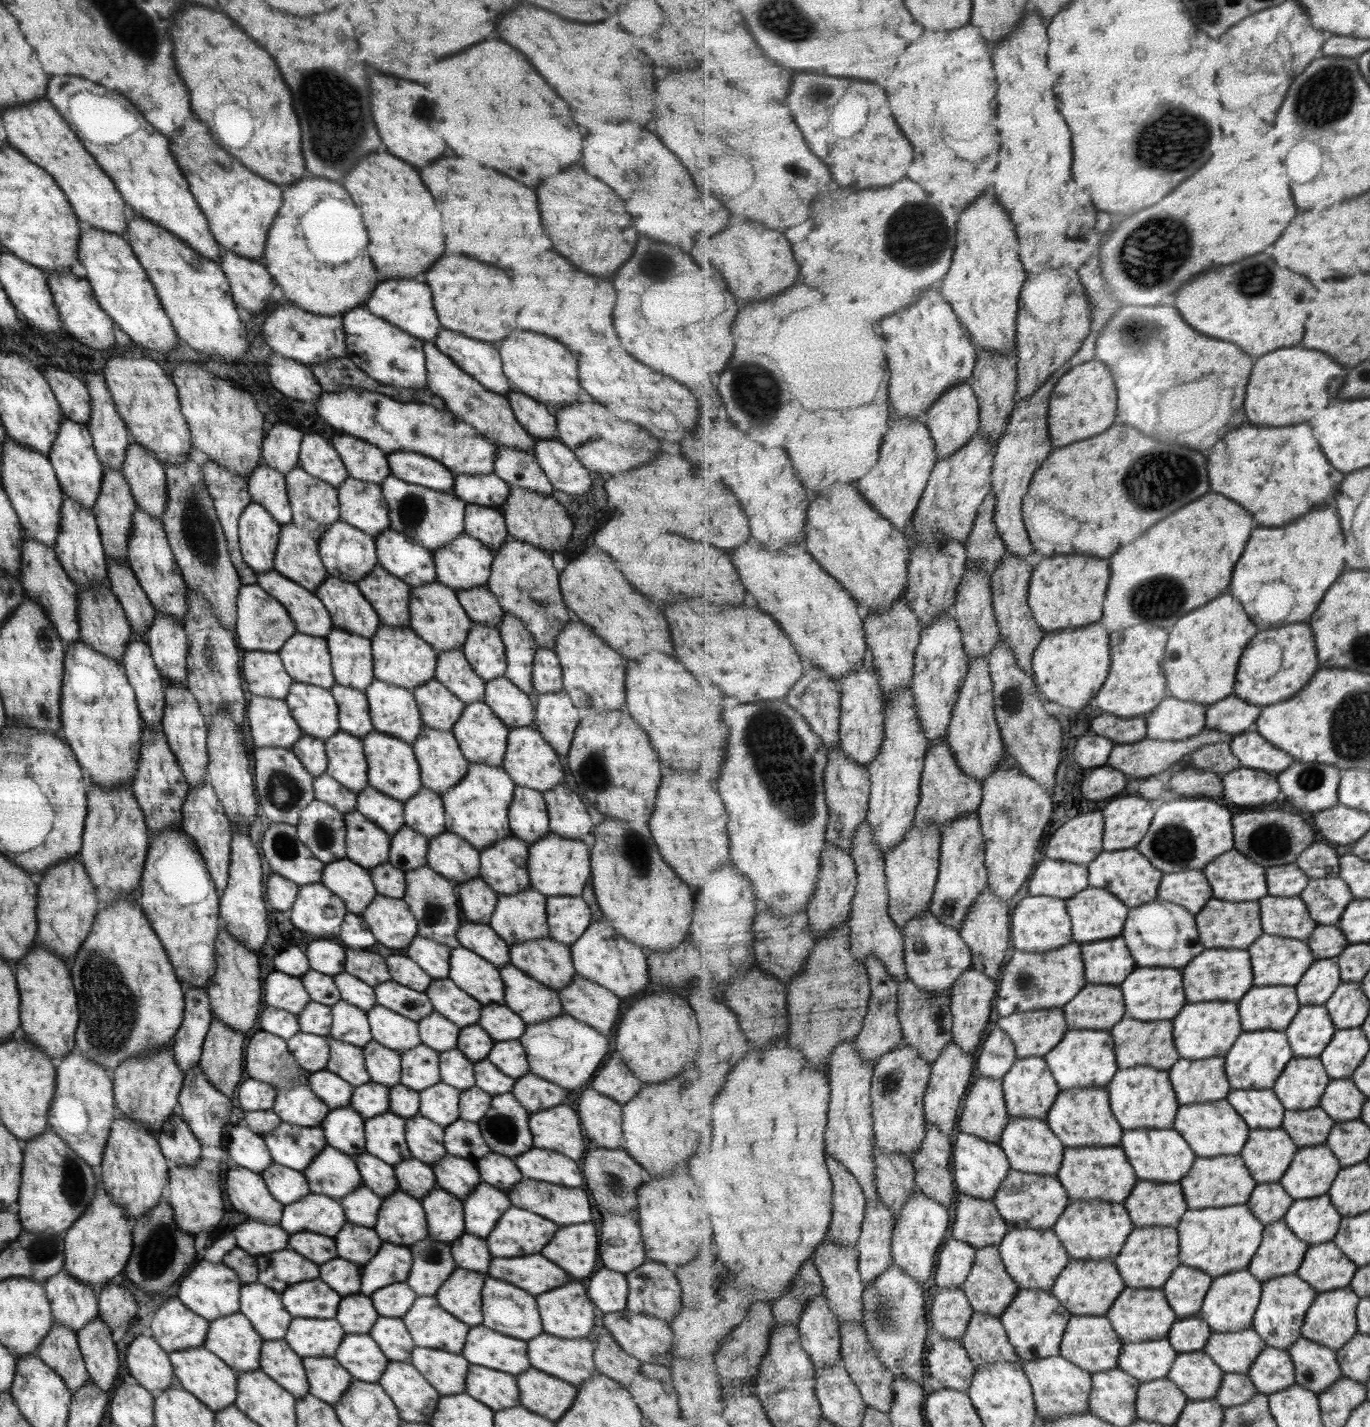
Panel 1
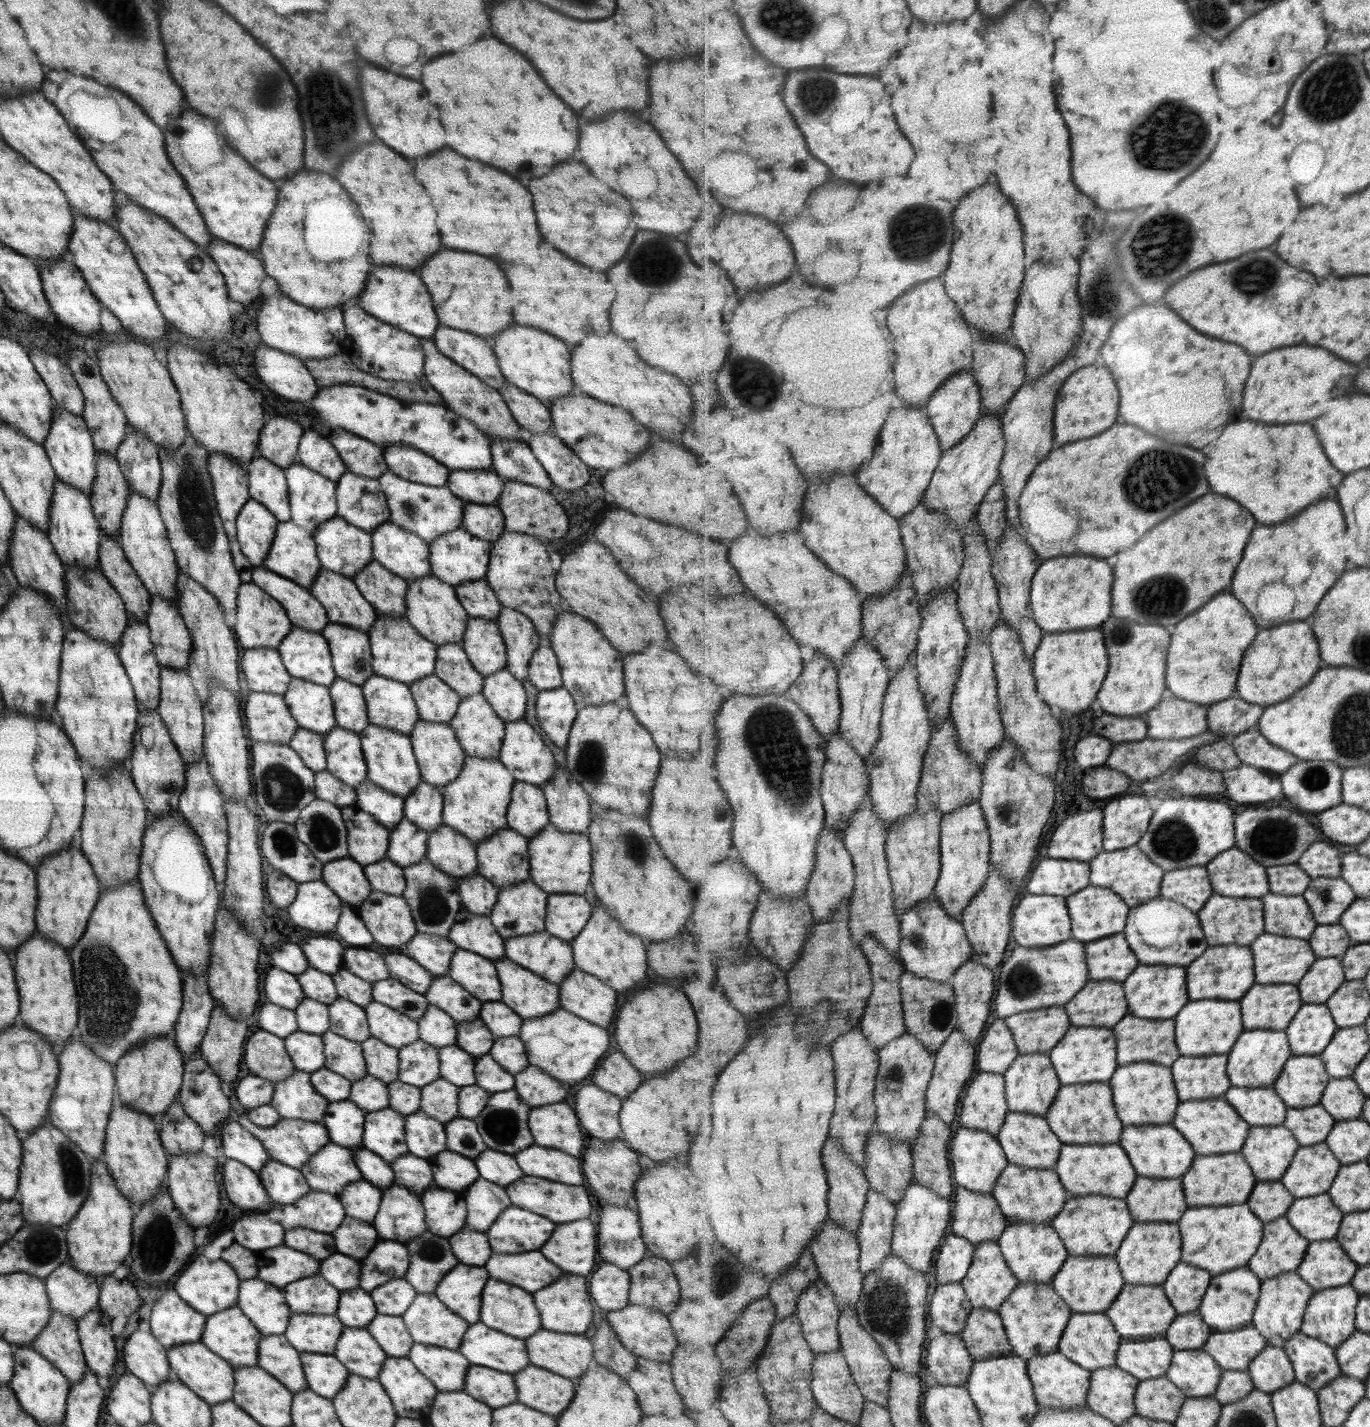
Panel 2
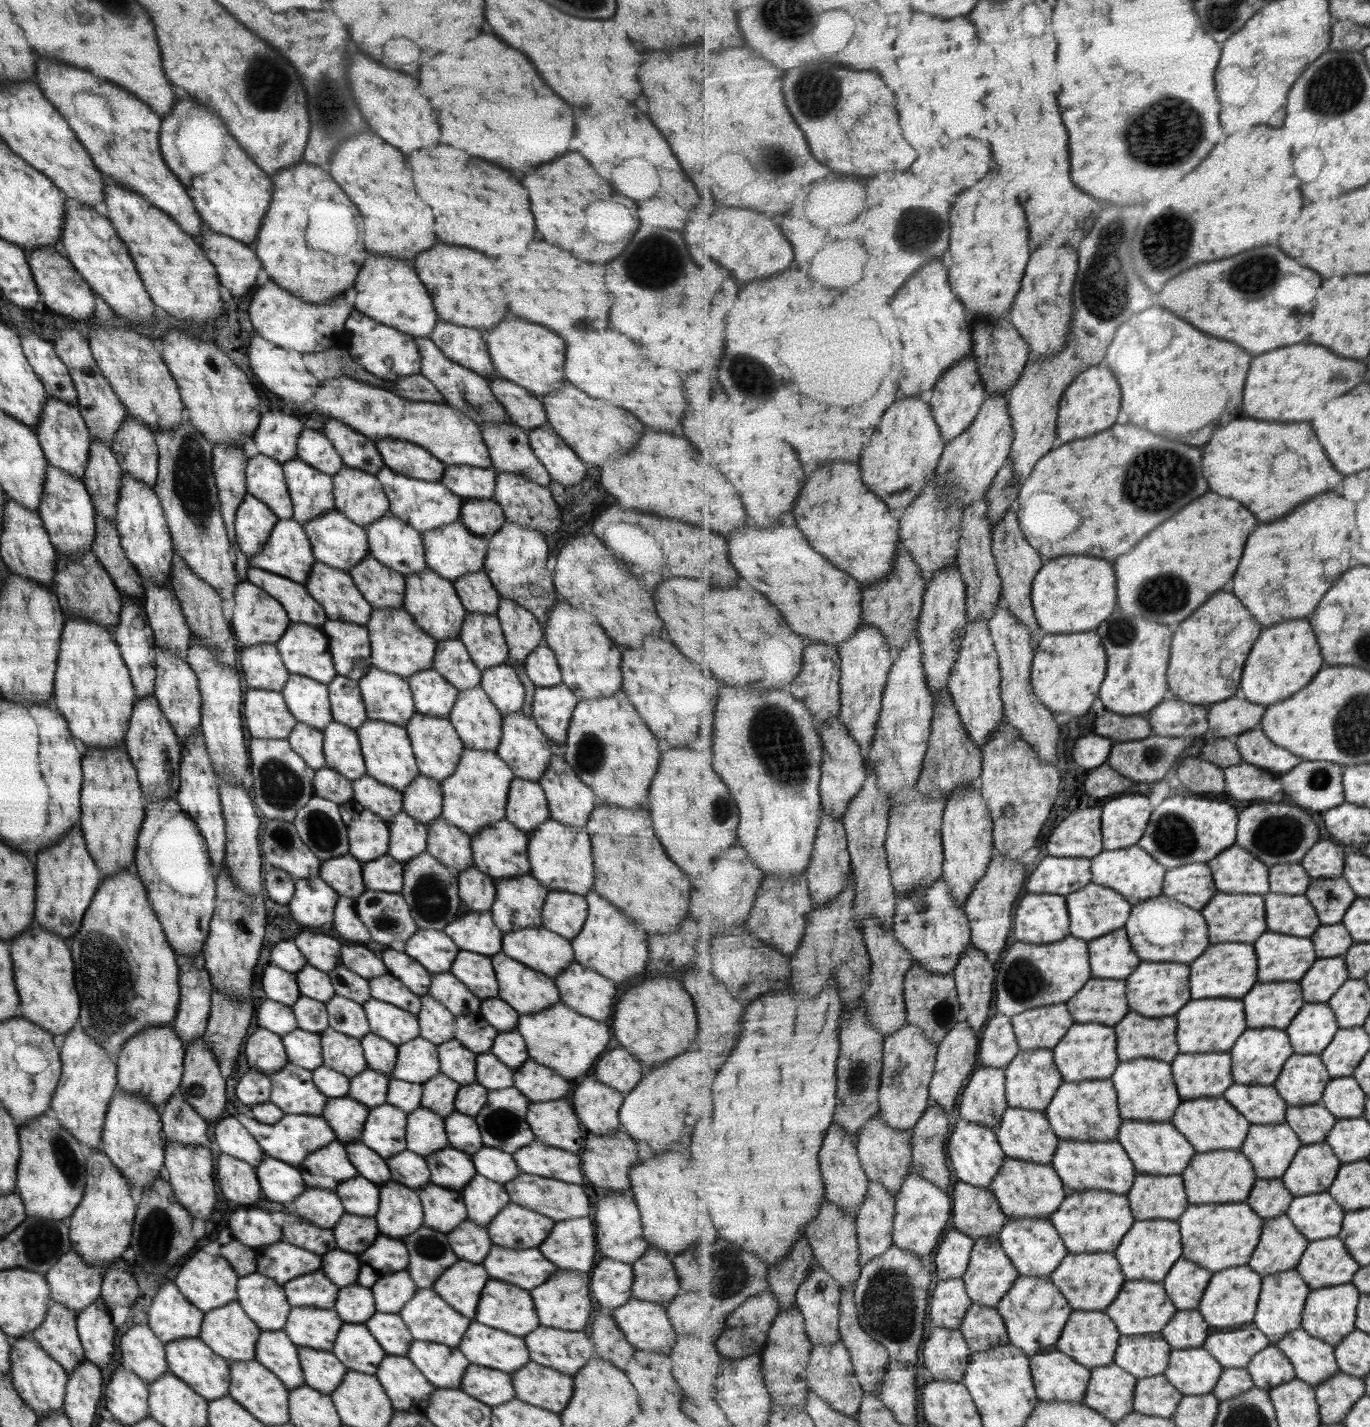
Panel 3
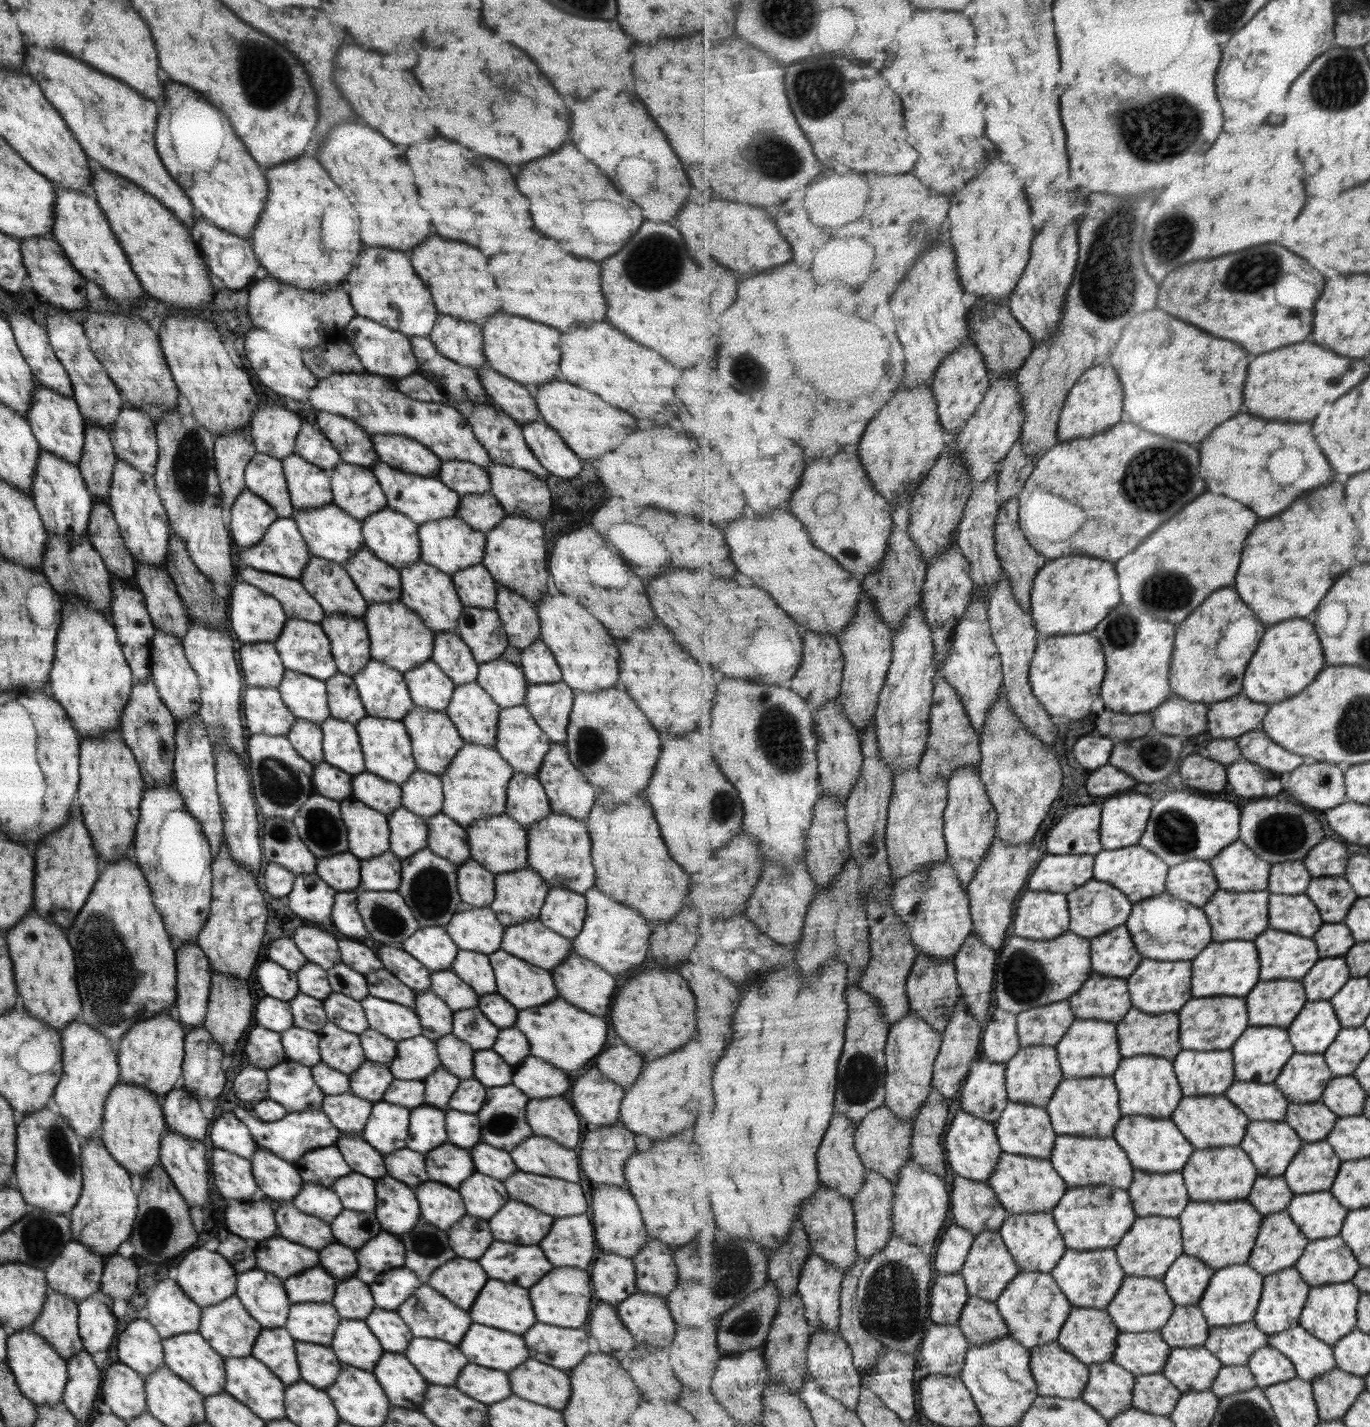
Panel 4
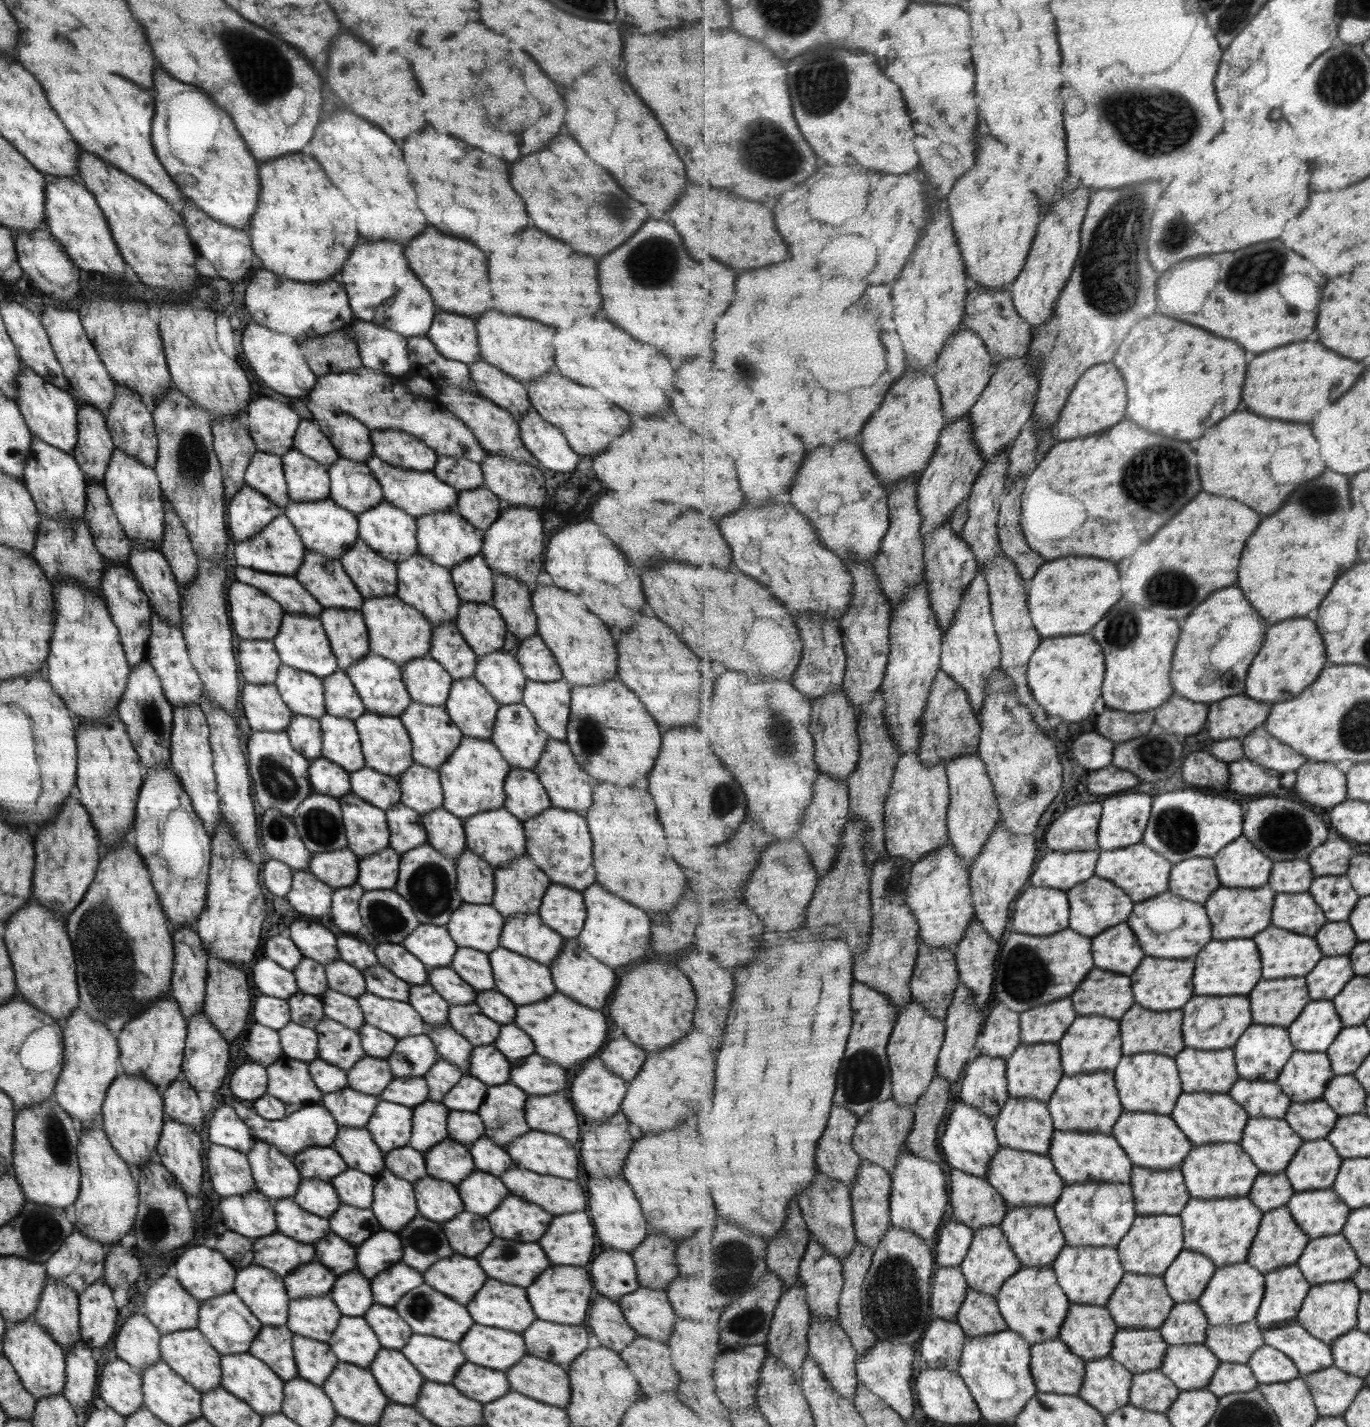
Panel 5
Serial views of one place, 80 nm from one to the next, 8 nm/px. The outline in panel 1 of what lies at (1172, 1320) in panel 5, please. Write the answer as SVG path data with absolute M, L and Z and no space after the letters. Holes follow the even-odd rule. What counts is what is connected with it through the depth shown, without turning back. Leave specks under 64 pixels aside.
M1200 1315L1177 1319L1171 1327L1169 1340L1178 1352L1204 1350L1213 1335L1210 1324Z

